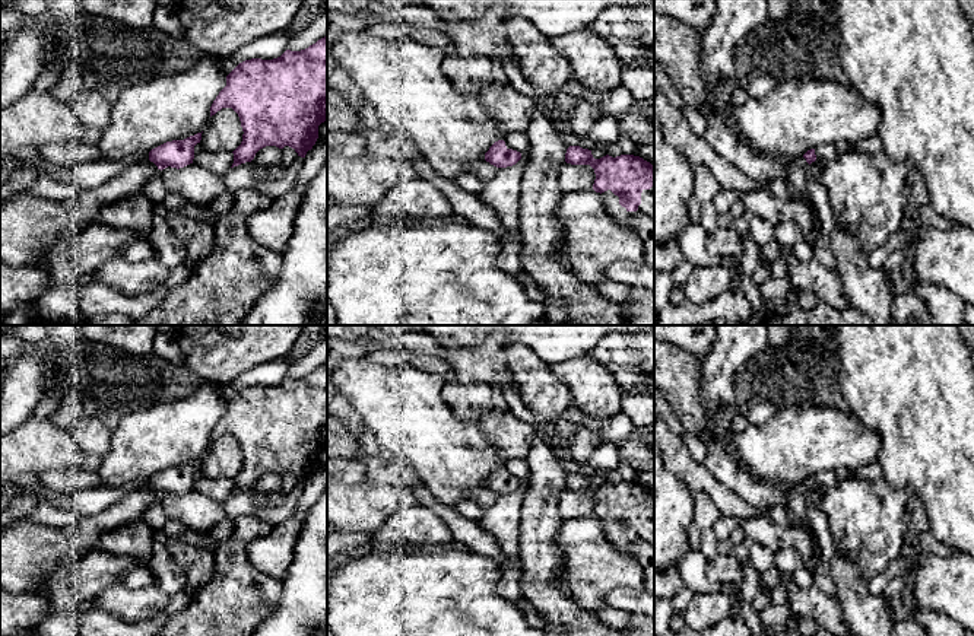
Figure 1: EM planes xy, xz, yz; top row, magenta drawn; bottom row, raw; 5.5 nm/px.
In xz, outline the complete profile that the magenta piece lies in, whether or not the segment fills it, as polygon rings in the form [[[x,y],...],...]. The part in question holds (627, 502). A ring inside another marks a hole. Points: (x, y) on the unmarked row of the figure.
[[[570,473],[567,476],[565,489],[571,492],[590,492],[594,496],[596,506],[593,516],[602,522],[609,543],[612,543],[616,550],[637,557],[645,575],[644,591],[648,591],[654,595],[654,519],[650,516],[654,512],[653,492],[634,481],[621,481],[616,484],[606,481],[600,486],[594,486],[591,477],[583,476],[580,473]]]

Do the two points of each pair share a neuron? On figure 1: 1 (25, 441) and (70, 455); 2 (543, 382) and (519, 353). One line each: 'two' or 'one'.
1: one
2: one

